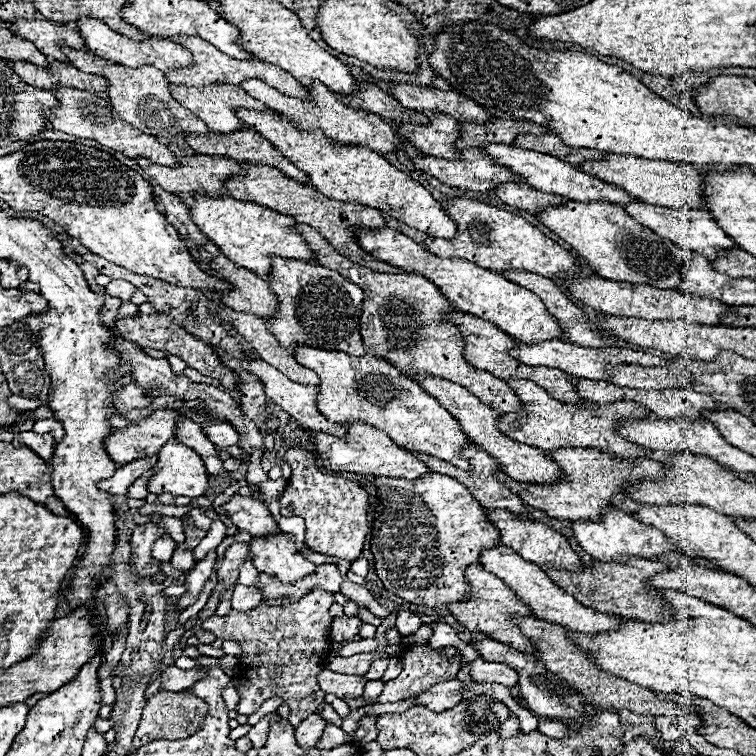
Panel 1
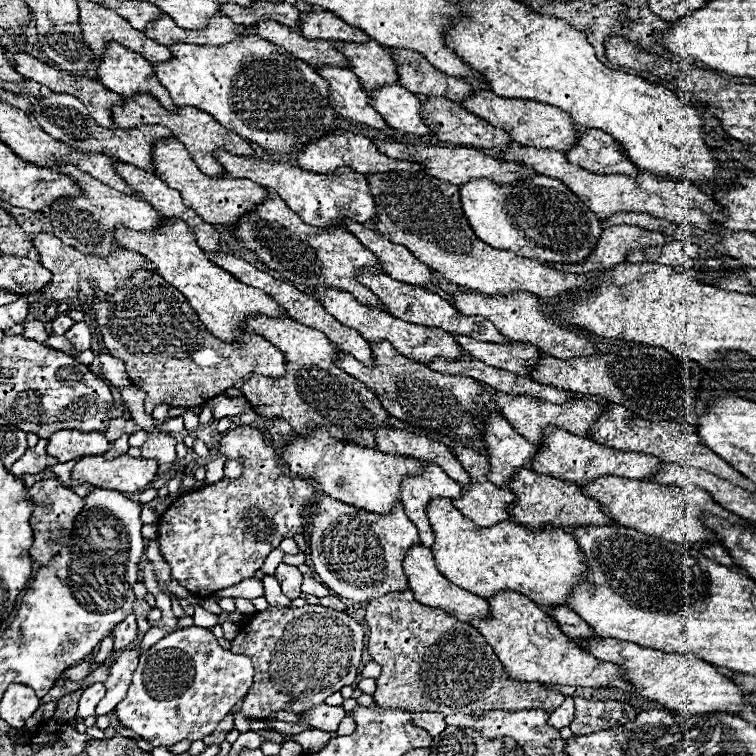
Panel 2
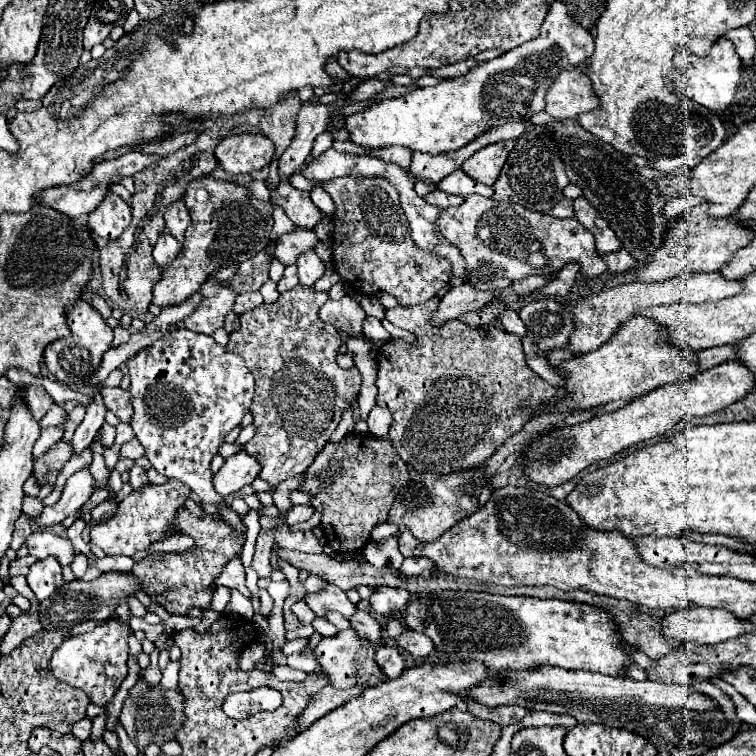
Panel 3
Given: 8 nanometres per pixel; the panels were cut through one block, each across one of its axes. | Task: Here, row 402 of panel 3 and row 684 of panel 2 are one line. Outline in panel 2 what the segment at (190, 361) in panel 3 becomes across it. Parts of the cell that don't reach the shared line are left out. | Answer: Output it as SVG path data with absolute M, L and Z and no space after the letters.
M198 626L176 630L158 640L140 656L140 664L134 672L128 694L116 706L116 716L126 728L134 730L142 740L148 740L154 746L172 746L180 740L202 740L214 732L218 722L232 710L236 700L248 694L252 676L254 670L250 658L224 650L210 630Z

